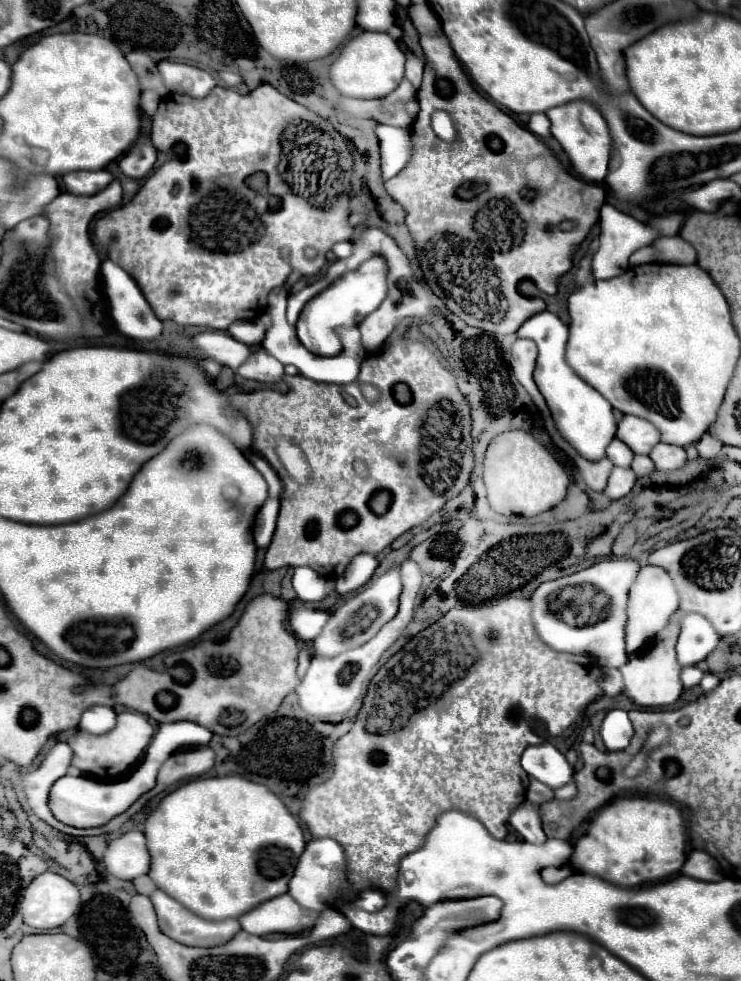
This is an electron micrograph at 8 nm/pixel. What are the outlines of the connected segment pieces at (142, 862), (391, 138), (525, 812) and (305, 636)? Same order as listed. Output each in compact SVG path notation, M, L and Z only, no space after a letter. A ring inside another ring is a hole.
M132 830L112 840L104 854L104 862L108 872L122 880L134 880L138 876L148 874L150 854L146 848L144 834Z
M380 124L376 128L382 154L382 178L390 180L396 176L412 156L412 132L410 128L396 128Z
M524 802L522 806L518 806L512 816L510 816L510 824L512 828L526 840L528 834L528 842L532 844L542 844L542 840L546 840L546 834L542 830L542 822L540 822L540 814L538 808L534 808L532 804Z
M294 602L290 610L290 628L300 640L312 642L312 638L320 636L320 630L324 628L324 622L328 622L328 618L330 612L308 610L302 602Z

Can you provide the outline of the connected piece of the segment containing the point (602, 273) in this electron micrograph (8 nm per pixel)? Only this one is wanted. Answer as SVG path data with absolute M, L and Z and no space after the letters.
M604 204L600 210L600 248L592 258L592 274L596 280L608 280L612 276L620 276L624 274L624 270L628 270L628 258L632 252L636 252L638 248L650 246L654 240L660 238L660 232L654 230L652 226L648 226L646 222L636 220L630 214L624 214L620 210L616 210L610 204Z

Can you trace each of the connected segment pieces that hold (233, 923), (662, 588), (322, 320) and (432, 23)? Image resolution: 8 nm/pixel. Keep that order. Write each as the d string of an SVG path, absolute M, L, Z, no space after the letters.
M156 890L150 896L150 900L154 902L160 930L180 944L200 946L200 948L222 946L240 930L238 920L234 918L222 922L204 920L192 914L188 908L184 908L180 902L170 898L162 890Z
M644 566L630 588L628 594L628 624L626 624L626 648L630 654L638 652L668 624L670 616L678 610L678 592L668 576L668 572L660 566Z
M374 256L366 260L358 270L344 274L340 280L336 280L330 288L320 292L316 298L312 298L296 324L298 338L316 356L336 356L342 350L340 338L338 338L338 328L340 326L358 326L372 310L384 302L388 296L388 264L384 258Z
M410 6L410 18L412 18L414 26L422 28L422 30L436 32L440 26L436 14L432 14L432 10L428 6Z

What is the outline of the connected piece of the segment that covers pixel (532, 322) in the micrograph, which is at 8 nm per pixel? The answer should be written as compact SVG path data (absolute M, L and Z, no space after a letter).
M540 312L532 318L528 318L520 330L520 338L530 338L538 344L538 360L534 370L534 380L546 398L546 404L552 412L552 418L556 422L558 432L580 452L586 460L602 460L606 456L606 446L612 442L616 434L616 418L612 404L588 382L584 382L576 372L568 366L564 358L566 342L568 342L568 326L562 324L562 320L552 312Z

